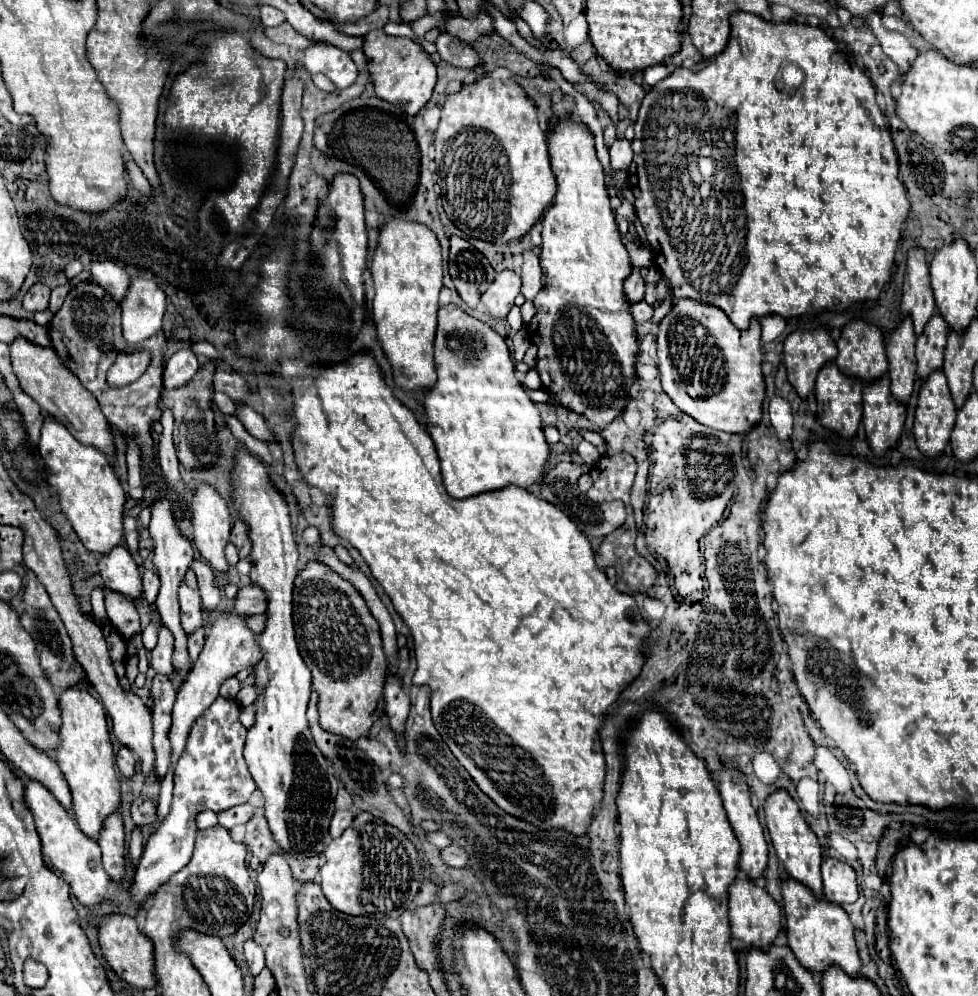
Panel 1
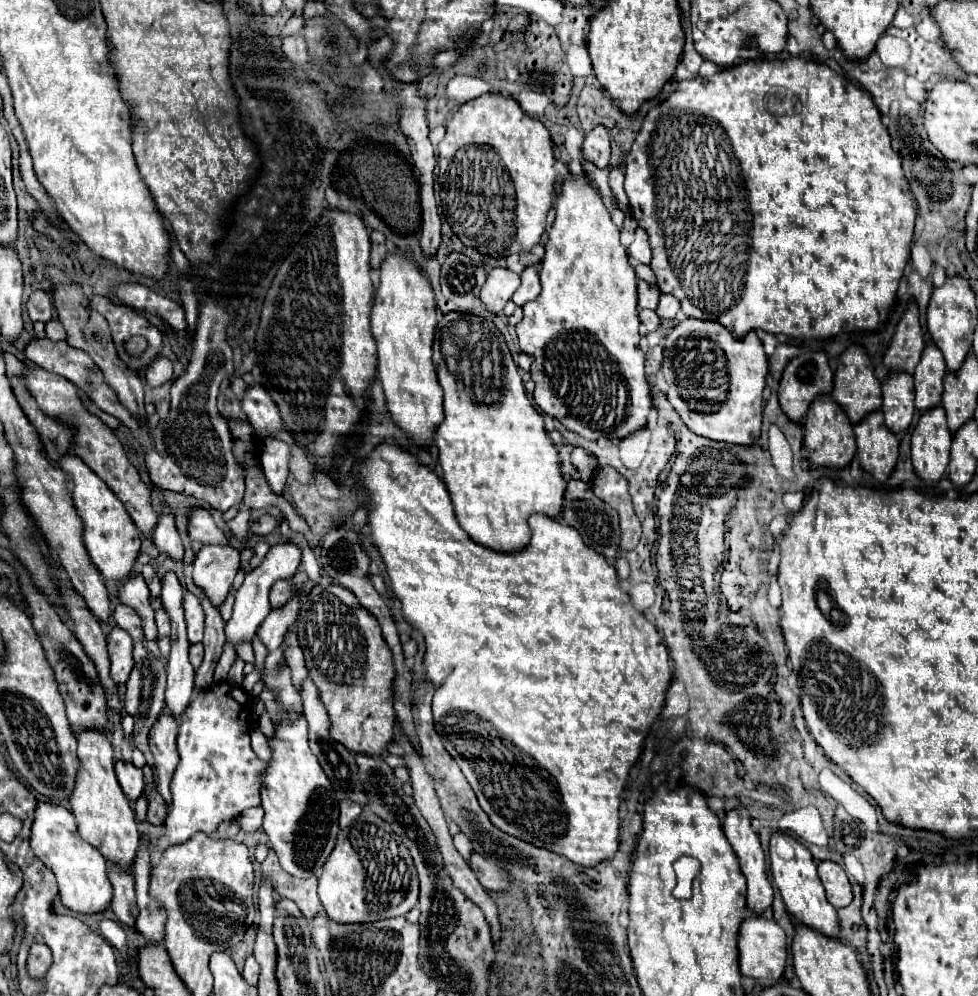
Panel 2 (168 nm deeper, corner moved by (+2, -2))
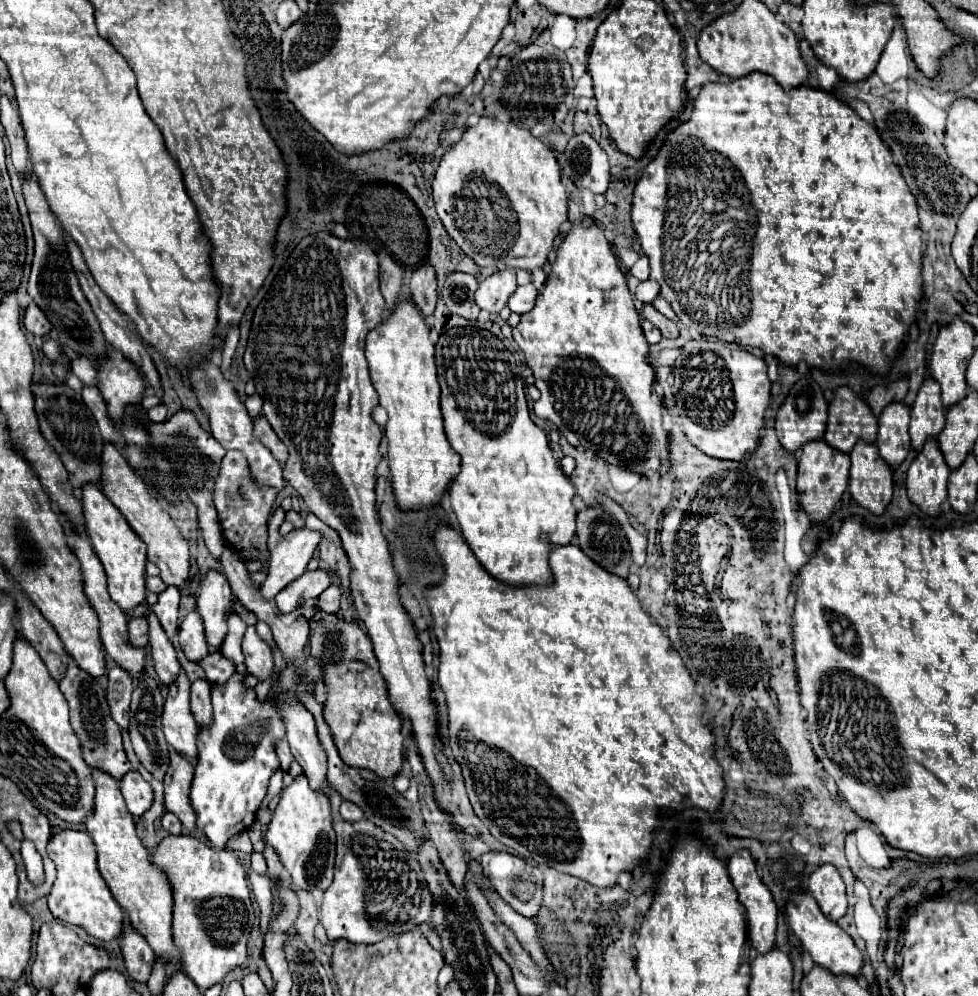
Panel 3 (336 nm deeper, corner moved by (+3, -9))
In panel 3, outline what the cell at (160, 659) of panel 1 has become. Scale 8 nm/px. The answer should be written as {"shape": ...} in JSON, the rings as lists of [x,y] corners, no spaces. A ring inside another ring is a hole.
{"shape":[[[167,587],[165,591],[159,593],[159,599],[155,605],[151,605],[151,611],[157,615],[161,627],[169,637],[175,635],[177,631],[177,609],[179,609],[179,591],[175,587]]]}

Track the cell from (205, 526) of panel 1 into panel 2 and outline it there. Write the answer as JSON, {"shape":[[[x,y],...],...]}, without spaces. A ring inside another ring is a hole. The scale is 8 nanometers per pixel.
{"shape":[[[228,544],[202,546],[194,560],[194,582],[220,606],[240,570],[240,554]]]}

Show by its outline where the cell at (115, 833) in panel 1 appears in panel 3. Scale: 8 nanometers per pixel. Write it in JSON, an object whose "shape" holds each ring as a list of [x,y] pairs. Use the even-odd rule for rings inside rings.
{"shape":[[[125,925],[119,945],[123,951],[127,973],[133,979],[149,979],[155,963],[155,953],[151,953],[151,947],[143,941],[143,937],[139,937],[139,933],[135,933],[129,925]]]}

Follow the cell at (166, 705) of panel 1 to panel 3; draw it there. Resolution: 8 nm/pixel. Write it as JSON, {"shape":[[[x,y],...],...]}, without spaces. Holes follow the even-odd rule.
{"shape":[[[171,753],[171,765],[163,779],[165,805],[167,805],[167,811],[171,811],[179,817],[179,821],[183,823],[183,827],[189,833],[193,833],[197,829],[197,825],[195,825],[197,815],[191,809],[191,801],[189,801],[193,773],[195,773],[193,763],[189,763],[185,757],[179,757],[179,753]]]}

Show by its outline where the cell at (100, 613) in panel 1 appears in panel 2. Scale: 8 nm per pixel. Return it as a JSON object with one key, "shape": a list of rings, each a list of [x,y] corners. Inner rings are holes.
{"shape":[[[116,626],[108,632],[108,654],[110,654],[110,662],[112,662],[110,676],[118,686],[126,684],[130,670],[134,666],[132,648],[134,648],[134,642],[122,628]]]}

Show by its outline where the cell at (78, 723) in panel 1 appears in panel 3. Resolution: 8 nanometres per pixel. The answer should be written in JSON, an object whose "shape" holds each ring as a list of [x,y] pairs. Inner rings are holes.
{"shape":[[[93,769],[95,779],[95,813],[85,821],[87,833],[97,845],[97,861],[103,879],[107,881],[115,901],[127,913],[131,927],[145,937],[145,941],[155,951],[155,959],[165,963],[165,977],[173,977],[181,971],[181,953],[173,943],[171,919],[173,919],[173,891],[171,883],[161,867],[157,867],[143,841],[137,837],[135,823],[131,813],[125,807],[125,801],[119,791],[119,783],[103,771]]]}

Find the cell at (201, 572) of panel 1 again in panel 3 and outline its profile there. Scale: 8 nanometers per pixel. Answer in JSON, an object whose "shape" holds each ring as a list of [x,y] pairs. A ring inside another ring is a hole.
{"shape":[[[197,679],[191,685],[191,713],[199,727],[211,725],[211,685],[203,679]]]}

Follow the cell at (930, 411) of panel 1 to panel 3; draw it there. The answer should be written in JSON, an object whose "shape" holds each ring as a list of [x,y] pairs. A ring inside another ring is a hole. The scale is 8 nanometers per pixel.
{"shape":[[[927,441],[923,451],[915,457],[907,473],[907,495],[925,515],[937,517],[947,499],[949,467],[939,451],[937,441]]]}

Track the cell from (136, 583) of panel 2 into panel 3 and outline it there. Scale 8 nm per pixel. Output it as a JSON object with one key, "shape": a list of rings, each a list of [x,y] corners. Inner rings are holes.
{"shape":[[[147,607],[147,619],[149,619],[149,645],[151,645],[151,657],[155,663],[155,671],[157,671],[159,683],[169,687],[177,679],[181,665],[173,649],[173,643],[169,641],[169,637],[165,635],[163,627],[159,625],[157,617],[151,613],[149,607]]]}

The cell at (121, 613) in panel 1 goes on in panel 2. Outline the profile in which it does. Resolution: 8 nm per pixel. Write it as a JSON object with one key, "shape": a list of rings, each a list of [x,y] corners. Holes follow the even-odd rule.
{"shape":[[[118,604],[114,608],[114,614],[112,616],[114,616],[116,624],[132,636],[134,642],[142,642],[144,640],[144,632],[142,632],[142,626],[140,626],[140,618],[138,618],[138,614],[132,608],[128,608],[124,604]]]}

